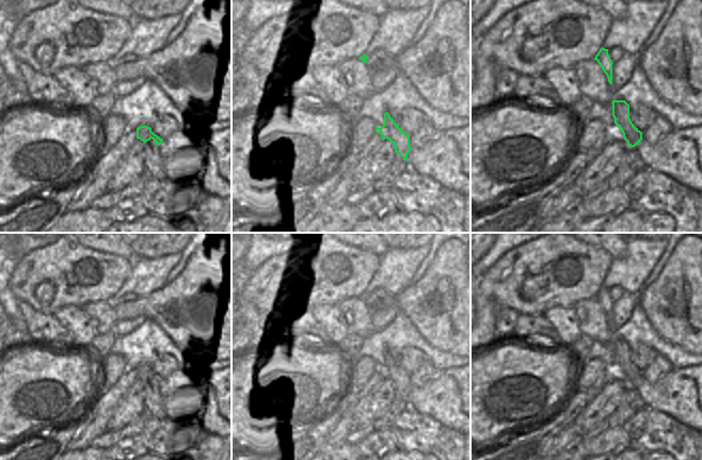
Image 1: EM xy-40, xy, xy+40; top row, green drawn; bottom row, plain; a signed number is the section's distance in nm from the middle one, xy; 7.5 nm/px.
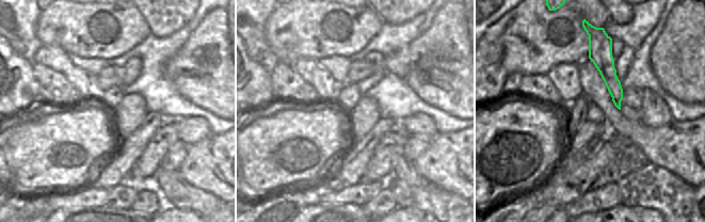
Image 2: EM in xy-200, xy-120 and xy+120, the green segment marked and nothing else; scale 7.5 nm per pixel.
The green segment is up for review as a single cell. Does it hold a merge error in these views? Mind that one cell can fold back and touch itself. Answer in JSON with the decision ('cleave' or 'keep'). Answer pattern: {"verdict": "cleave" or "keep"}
{"verdict": "cleave"}

